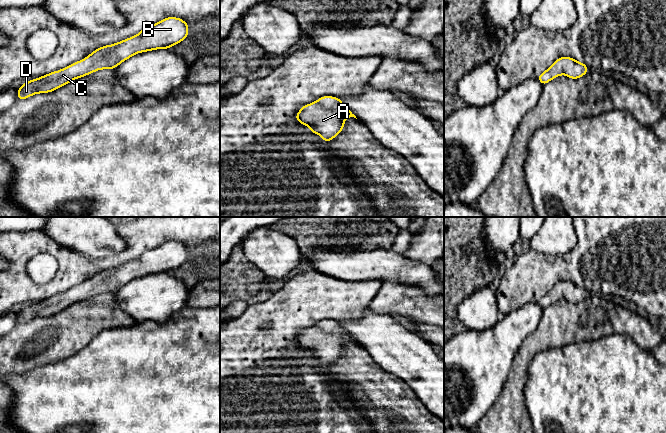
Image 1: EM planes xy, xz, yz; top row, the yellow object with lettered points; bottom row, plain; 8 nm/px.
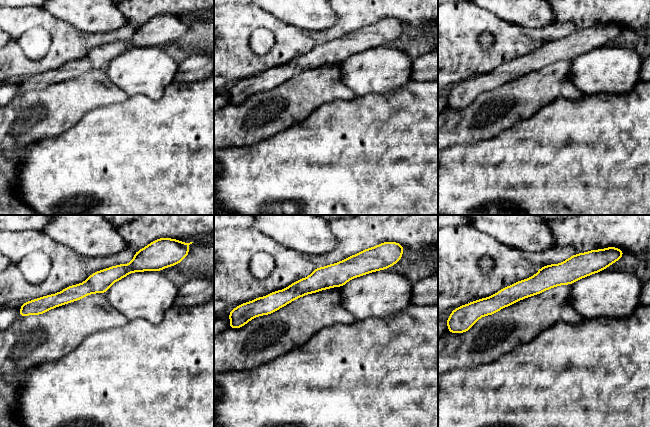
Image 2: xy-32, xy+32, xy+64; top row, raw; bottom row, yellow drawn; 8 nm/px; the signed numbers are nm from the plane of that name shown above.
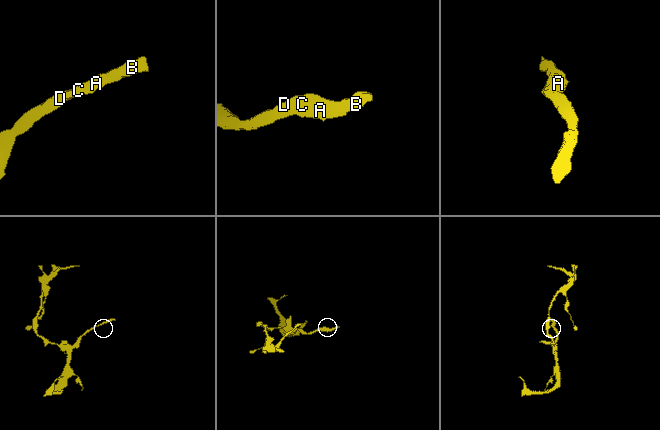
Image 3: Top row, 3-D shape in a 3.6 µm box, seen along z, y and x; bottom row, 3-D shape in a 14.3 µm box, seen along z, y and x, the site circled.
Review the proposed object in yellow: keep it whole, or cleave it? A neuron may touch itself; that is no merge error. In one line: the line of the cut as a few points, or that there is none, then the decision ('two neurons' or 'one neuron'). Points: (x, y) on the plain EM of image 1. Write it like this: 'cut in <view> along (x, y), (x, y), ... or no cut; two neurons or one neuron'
no cut; one neuron

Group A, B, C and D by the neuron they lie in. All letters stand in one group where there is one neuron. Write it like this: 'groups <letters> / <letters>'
groups A B C D

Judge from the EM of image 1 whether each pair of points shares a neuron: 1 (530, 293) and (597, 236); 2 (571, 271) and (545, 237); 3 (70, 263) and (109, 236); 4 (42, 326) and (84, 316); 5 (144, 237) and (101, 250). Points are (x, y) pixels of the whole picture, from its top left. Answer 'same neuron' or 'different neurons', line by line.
1: same neuron
2: different neurons
3: different neurons
4: same neuron
5: different neurons

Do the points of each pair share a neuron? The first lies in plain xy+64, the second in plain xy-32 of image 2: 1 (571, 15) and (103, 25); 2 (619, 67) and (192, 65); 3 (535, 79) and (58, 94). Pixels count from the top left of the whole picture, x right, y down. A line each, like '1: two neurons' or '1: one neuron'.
1: two neurons
2: two neurons
3: one neuron

